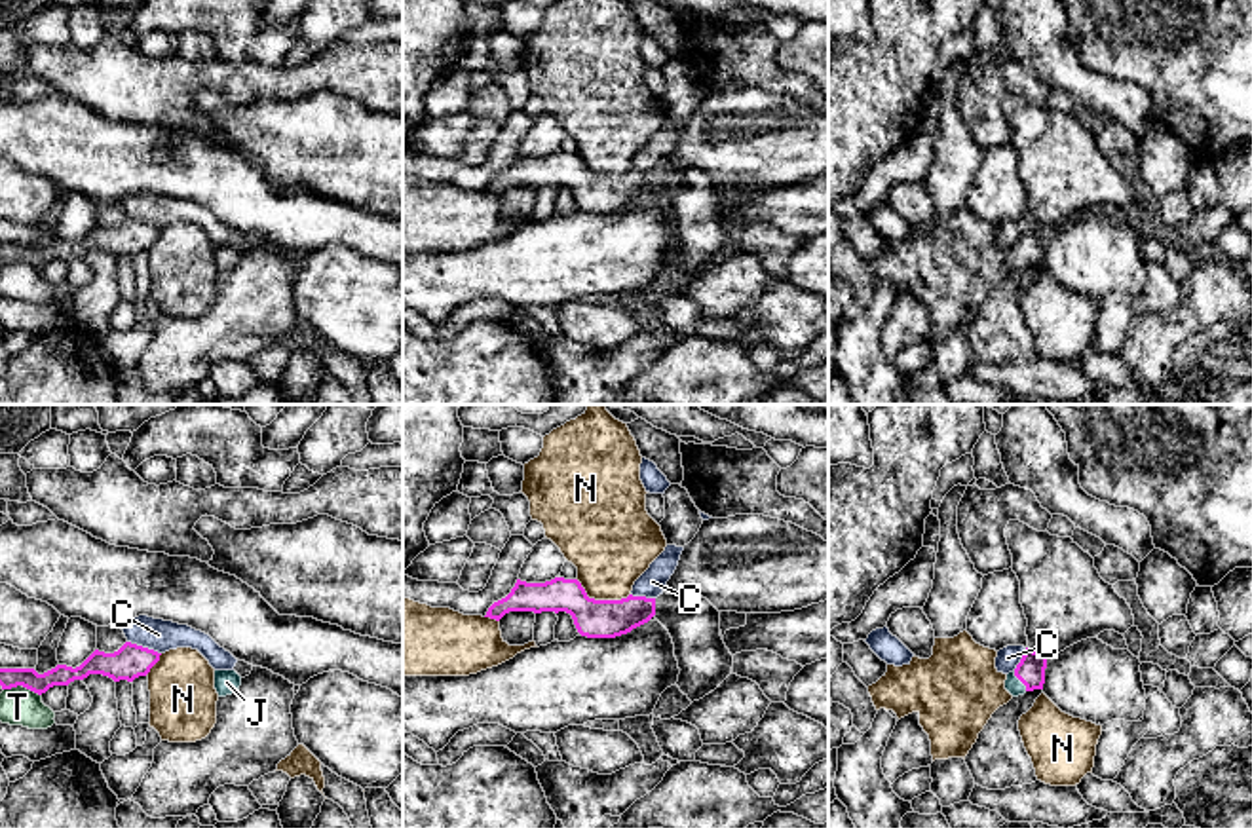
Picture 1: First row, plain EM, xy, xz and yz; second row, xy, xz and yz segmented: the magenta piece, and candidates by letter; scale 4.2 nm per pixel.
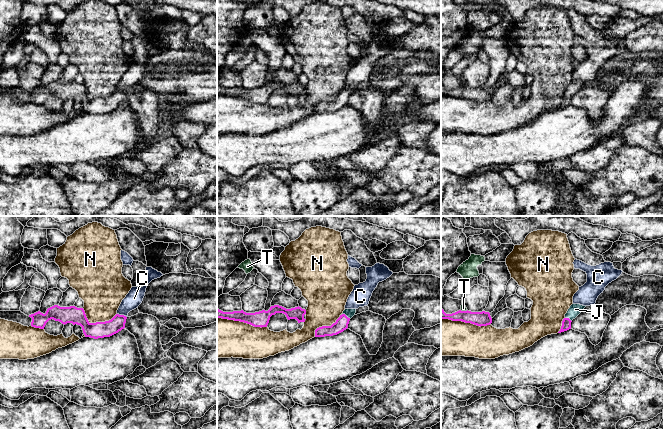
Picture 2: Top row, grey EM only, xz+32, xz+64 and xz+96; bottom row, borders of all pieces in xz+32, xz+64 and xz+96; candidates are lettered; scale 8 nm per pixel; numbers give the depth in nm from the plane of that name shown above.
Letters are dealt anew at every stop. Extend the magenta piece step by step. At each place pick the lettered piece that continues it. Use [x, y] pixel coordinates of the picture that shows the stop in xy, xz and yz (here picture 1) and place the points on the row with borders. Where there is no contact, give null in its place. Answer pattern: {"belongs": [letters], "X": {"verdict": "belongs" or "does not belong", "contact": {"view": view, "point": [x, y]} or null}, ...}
{"belongs": ["J"], "C": {"verdict": "does not belong", "contact": {"view": "xy", "point": [145, 648]}}, "J": {"verdict": "belongs", "contact": {"view": "yz", "point": [1019, 678]}}, "N": {"verdict": "does not belong", "contact": {"view": "xz", "point": [601, 601]}}, "T": {"verdict": "does not belong", "contact": {"view": "xy", "point": [23, 686]}}}

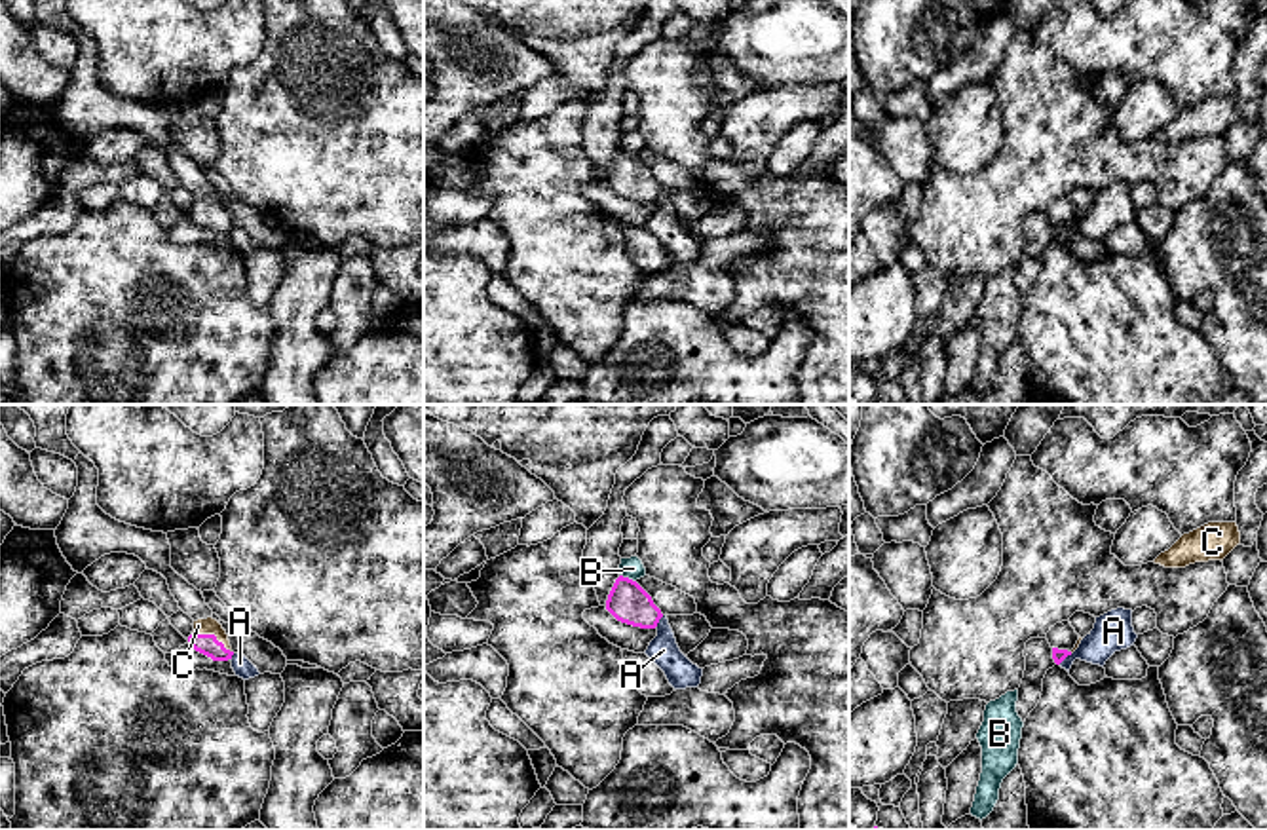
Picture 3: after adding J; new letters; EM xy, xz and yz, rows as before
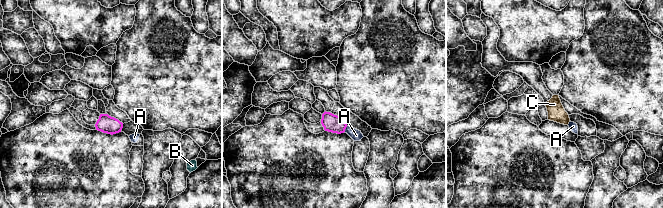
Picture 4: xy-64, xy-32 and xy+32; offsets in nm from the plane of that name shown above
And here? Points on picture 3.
{"belongs": ["C"], "A": {"verdict": "does not belong", "contact": {"view": "xz", "point": [658, 622]}}, "B": {"verdict": "does not belong", "contact": {"view": "xz", "point": [627, 578]}}, "C": {"verdict": "belongs", "contact": {"view": "xy", "point": [211, 635]}}}

